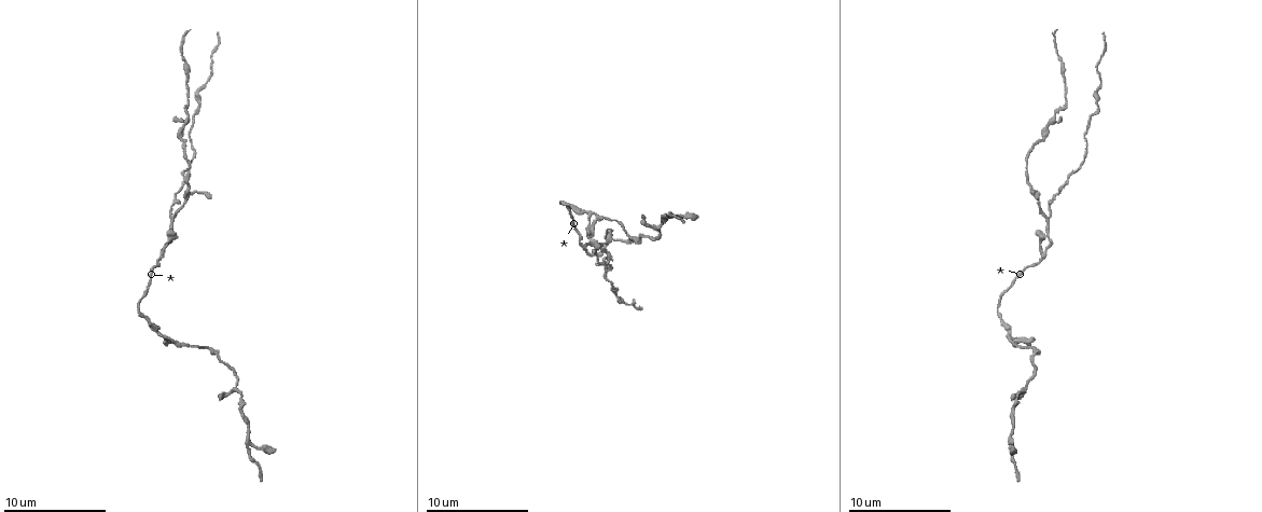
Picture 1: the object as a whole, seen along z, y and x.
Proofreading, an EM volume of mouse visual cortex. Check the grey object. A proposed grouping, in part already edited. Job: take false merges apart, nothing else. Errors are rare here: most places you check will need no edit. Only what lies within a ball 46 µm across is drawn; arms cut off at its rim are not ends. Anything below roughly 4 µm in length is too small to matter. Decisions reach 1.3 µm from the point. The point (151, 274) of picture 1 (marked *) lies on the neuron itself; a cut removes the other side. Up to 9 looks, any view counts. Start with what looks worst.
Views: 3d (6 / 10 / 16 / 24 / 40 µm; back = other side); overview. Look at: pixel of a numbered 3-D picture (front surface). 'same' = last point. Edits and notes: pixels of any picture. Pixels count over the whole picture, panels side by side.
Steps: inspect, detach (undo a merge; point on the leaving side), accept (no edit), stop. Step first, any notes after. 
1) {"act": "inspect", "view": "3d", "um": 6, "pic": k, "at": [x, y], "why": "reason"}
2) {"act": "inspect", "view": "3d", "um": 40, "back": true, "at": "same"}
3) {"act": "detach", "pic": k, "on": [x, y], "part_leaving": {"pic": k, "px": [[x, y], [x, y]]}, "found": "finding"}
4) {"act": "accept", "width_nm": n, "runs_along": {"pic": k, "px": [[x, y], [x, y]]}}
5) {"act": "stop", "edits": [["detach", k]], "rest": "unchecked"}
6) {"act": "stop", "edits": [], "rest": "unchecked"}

{"act": "inspect", "view": "3d", "um": 10, "pic": 1, "at": [171, 218], "why": "a fork"}

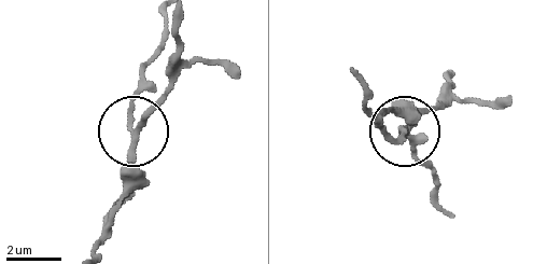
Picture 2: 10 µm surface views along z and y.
{"act": "accept", "arms": 3, "found": "continuous, no second neuron"}

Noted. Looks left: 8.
{"act": "inspect", "view": "3d", "um": 16, "pic": 1, "at": [1033, 360]}

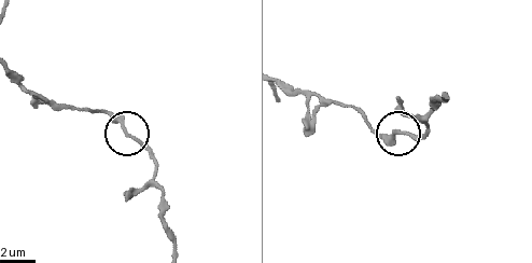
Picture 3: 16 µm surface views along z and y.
{"act": "inspect", "view": "3d", "um": 6, "pic": 3, "at": [397, 130]}

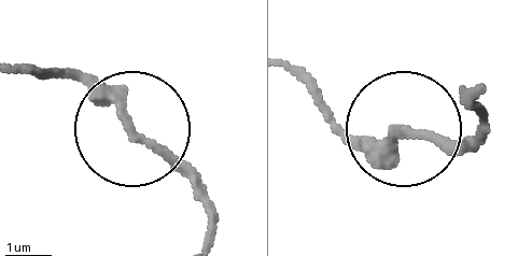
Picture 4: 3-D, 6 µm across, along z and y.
{"act": "accept", "arms": 3, "runs_along": {"pic": 4, "px": [[289, 69], [347, 130], [482, 146]]}, "found": "continuous, no second neuron"}

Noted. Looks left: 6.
{"act": "inspect", "view": "3d", "um": 10, "pic": 1, "at": [610, 253], "why": "two arms in line, one across"}

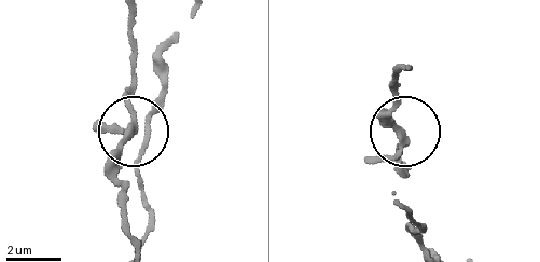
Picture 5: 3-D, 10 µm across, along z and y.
{"act": "accept", "runs_along": {"pic": 5, "px": [[138, 249], [116, 166], [130, 124], [130, 78]]}, "found": "continuous, no second neuron"}

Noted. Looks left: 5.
{"act": "inspect", "view": "3d", "um": 6, "pic": 1, "at": [578, 238], "why": "thick turns thin"}

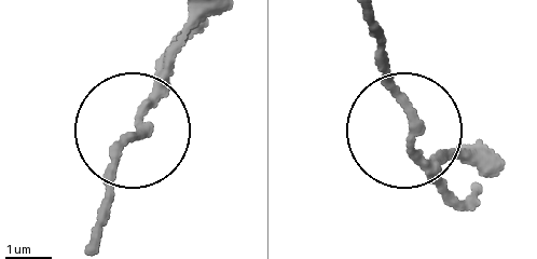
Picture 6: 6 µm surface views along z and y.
{"act": "inspect", "view": "3d", "um": 6, "back": true, "pic": 6, "at": [416, 126], "why": "from behind"}

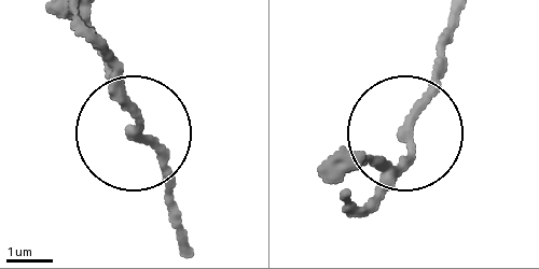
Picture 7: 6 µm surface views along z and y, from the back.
{"act": "accept", "width_nm": 190, "runs_along": {"pic": 7, "px": [[166, 172], [88, 41]]}, "found": "all the same neuron"}

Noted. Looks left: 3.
{"act": "stop", "edits": [], "rest": "unchecked"}

